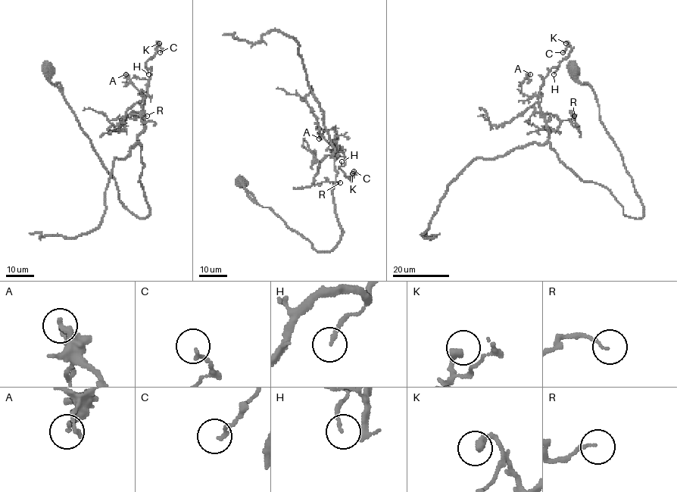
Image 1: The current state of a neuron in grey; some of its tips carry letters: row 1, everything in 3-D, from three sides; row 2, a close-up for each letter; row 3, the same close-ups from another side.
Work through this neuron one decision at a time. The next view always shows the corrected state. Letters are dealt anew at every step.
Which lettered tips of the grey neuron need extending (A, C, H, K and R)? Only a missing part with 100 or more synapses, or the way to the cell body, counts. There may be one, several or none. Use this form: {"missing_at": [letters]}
{"missing_at": []}

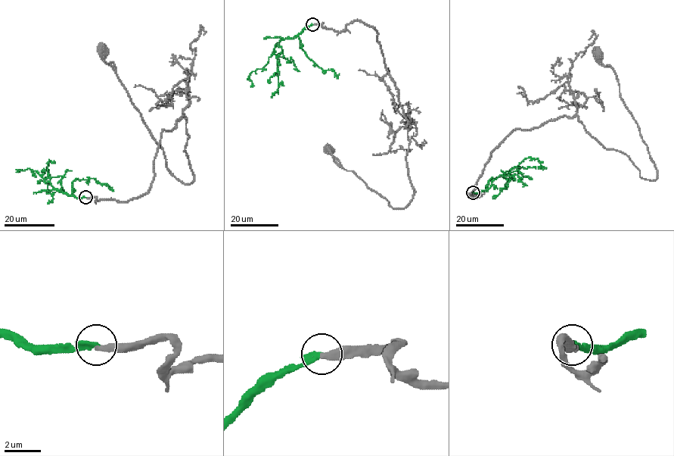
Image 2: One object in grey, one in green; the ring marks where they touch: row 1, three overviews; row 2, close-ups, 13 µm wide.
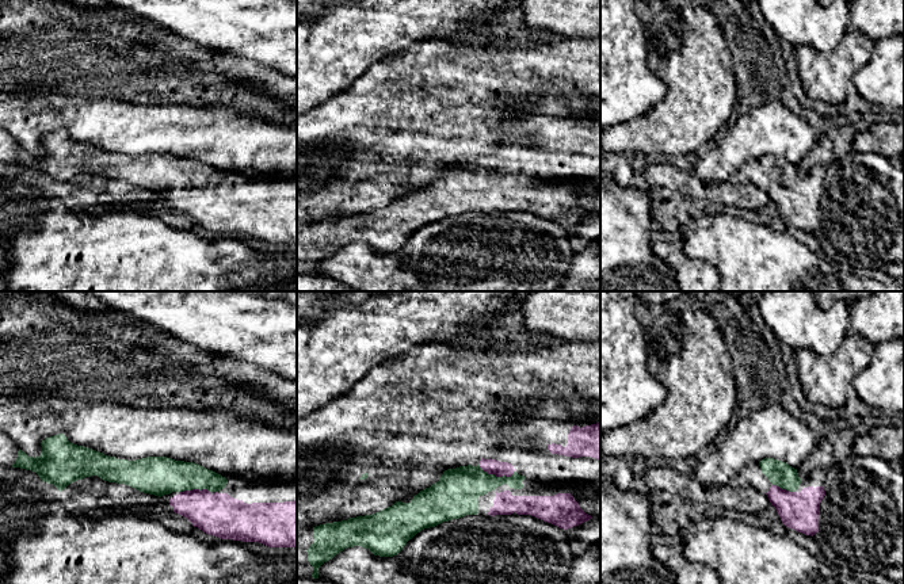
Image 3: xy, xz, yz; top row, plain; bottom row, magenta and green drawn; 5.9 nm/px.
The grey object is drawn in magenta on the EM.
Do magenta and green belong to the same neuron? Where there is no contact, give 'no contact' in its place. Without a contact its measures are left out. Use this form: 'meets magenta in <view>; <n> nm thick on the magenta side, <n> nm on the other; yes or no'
meets magenta in xz; 90 nm thick on the magenta side, 260 nm on the other; yes

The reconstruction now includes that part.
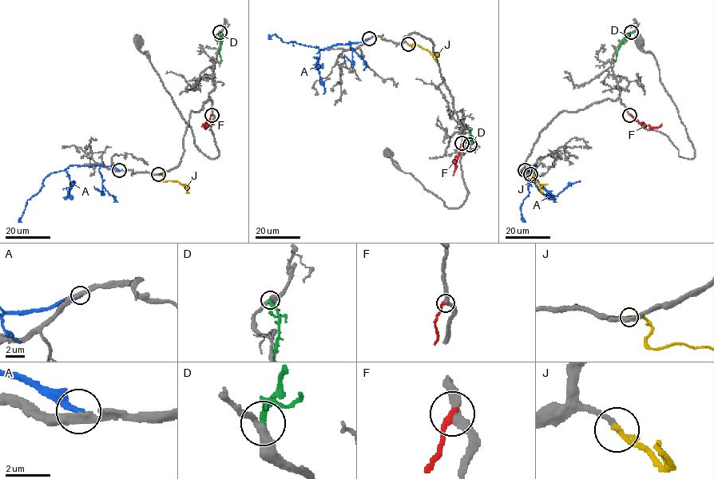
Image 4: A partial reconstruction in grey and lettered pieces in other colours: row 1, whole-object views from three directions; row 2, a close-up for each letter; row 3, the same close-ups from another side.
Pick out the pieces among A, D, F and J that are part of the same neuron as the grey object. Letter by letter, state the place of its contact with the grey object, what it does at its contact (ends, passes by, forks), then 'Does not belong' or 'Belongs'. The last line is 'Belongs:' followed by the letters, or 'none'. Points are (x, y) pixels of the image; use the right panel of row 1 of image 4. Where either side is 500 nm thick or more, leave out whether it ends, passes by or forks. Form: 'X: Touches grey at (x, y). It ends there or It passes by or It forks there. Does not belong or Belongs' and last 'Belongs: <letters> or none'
A: Touches grey at (525, 170). It ends there. Does not belong
D: Touches grey at (631, 32). It ends there. Does not belong
F: Touches grey at (629, 115). It ends there. Does not belong
J: Touches grey at (530, 174). It ends there. Belongs
Belongs: J

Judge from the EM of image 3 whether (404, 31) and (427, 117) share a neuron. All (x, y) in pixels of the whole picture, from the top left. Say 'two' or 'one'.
two

